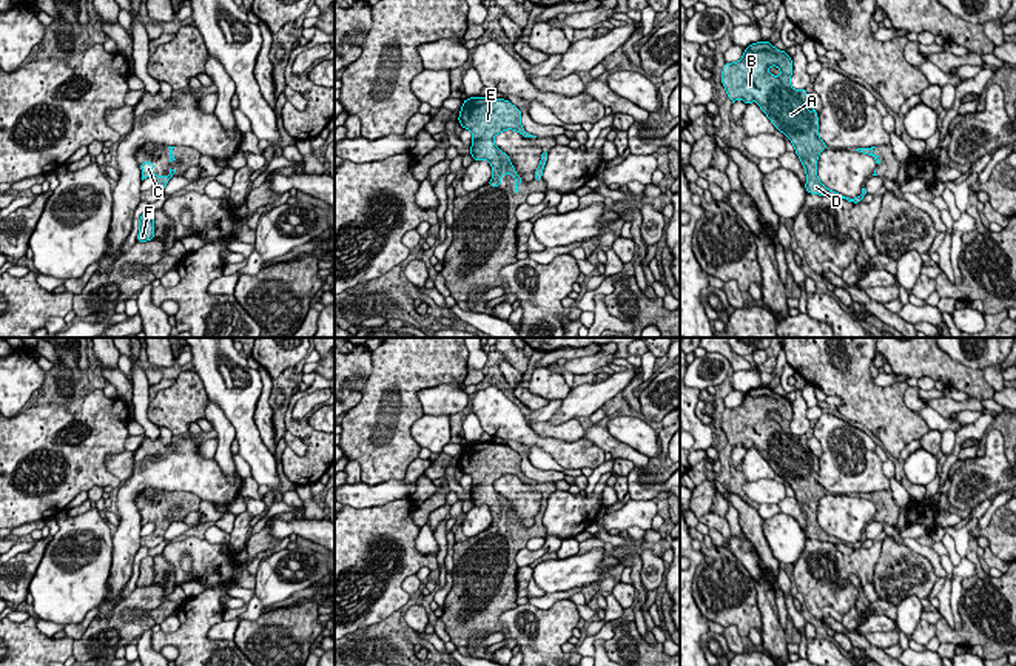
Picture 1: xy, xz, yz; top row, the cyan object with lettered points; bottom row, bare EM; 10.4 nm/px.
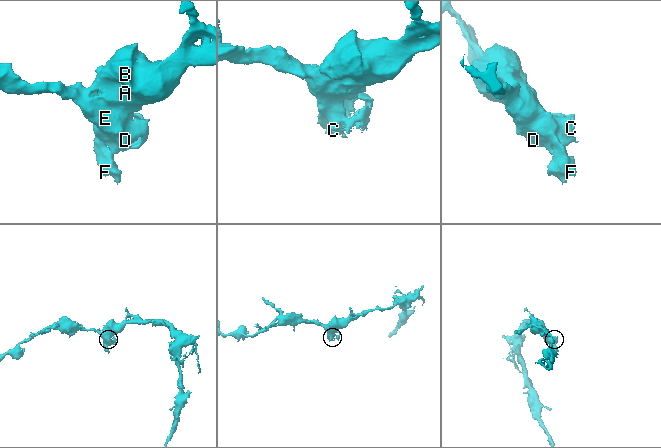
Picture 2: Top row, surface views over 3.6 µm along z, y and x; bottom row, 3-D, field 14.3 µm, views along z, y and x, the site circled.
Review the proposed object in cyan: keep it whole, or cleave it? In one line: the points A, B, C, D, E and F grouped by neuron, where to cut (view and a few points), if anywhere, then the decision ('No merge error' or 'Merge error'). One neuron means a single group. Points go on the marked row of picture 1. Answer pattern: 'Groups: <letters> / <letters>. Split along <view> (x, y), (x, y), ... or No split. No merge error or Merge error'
Groups: A B C D E F. No split. No merge error

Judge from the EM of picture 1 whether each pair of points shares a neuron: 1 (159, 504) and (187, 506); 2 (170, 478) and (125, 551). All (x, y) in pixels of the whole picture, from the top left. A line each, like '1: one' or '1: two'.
1: one
2: one

